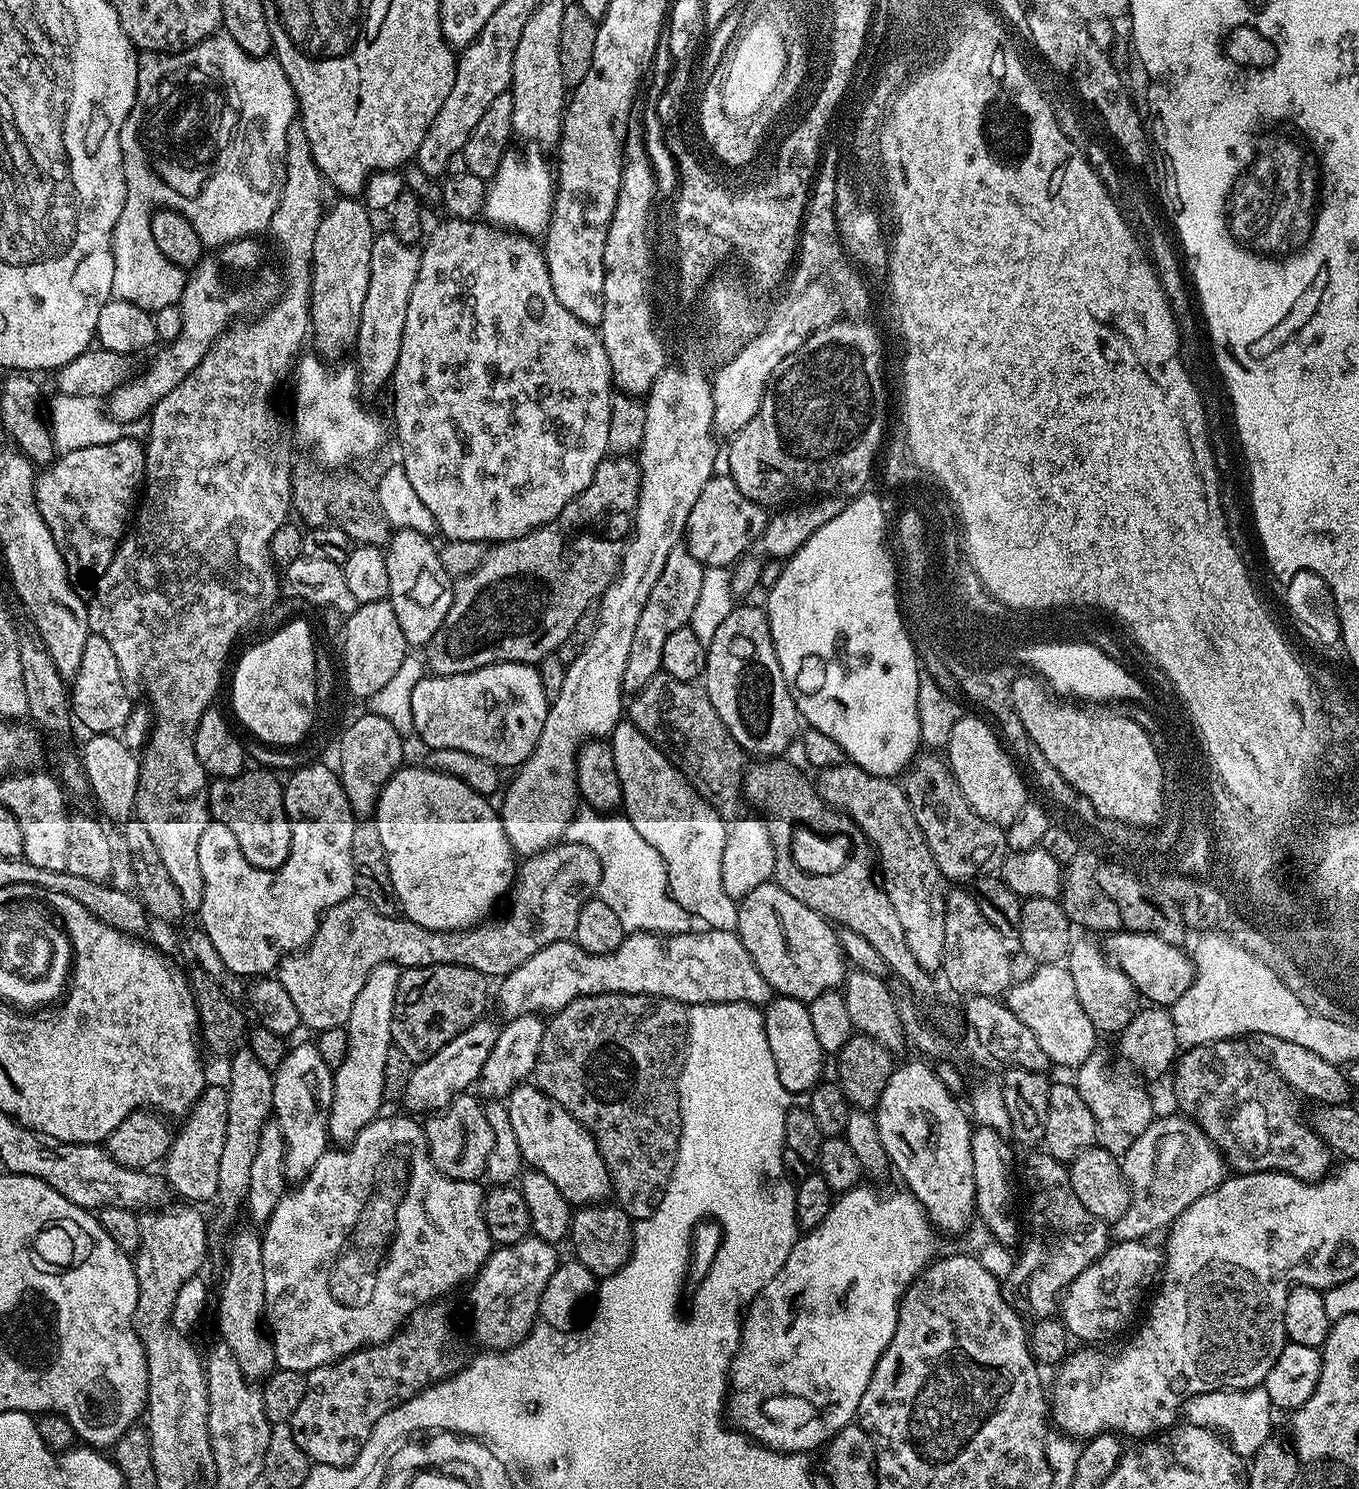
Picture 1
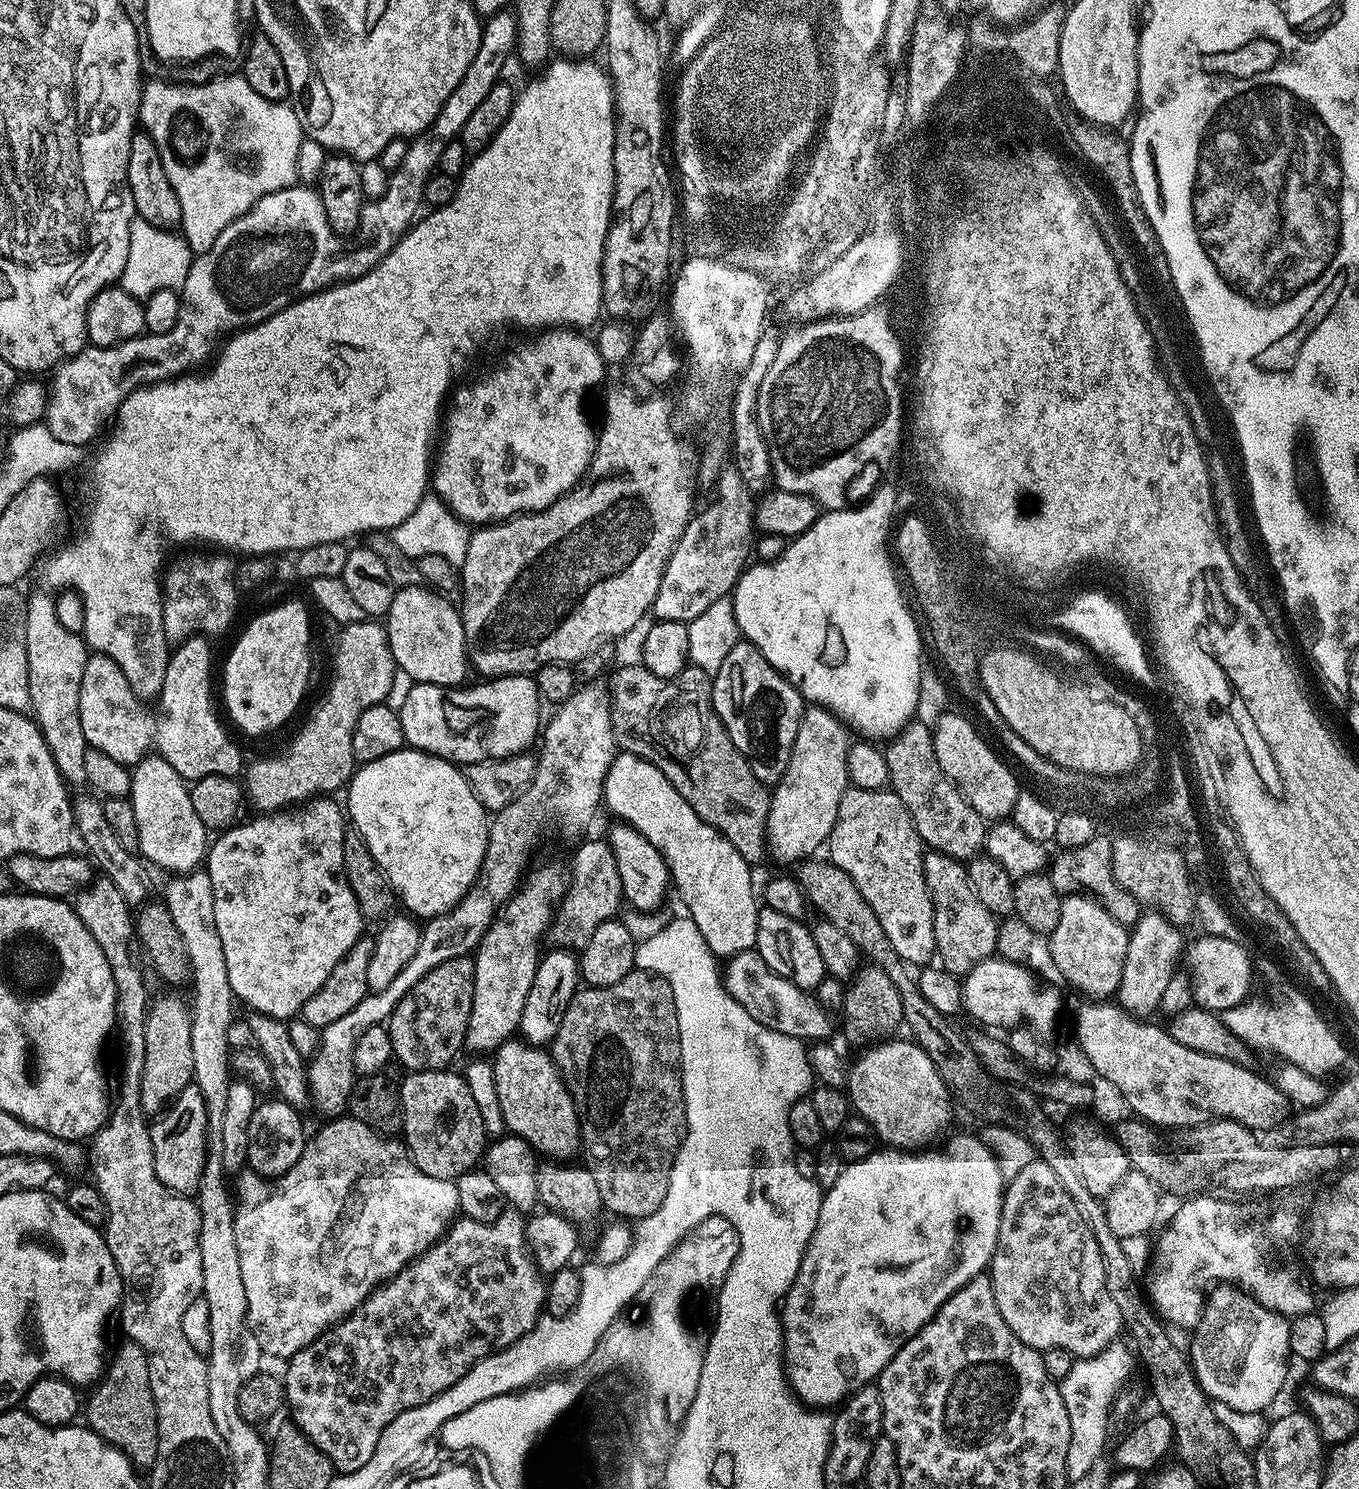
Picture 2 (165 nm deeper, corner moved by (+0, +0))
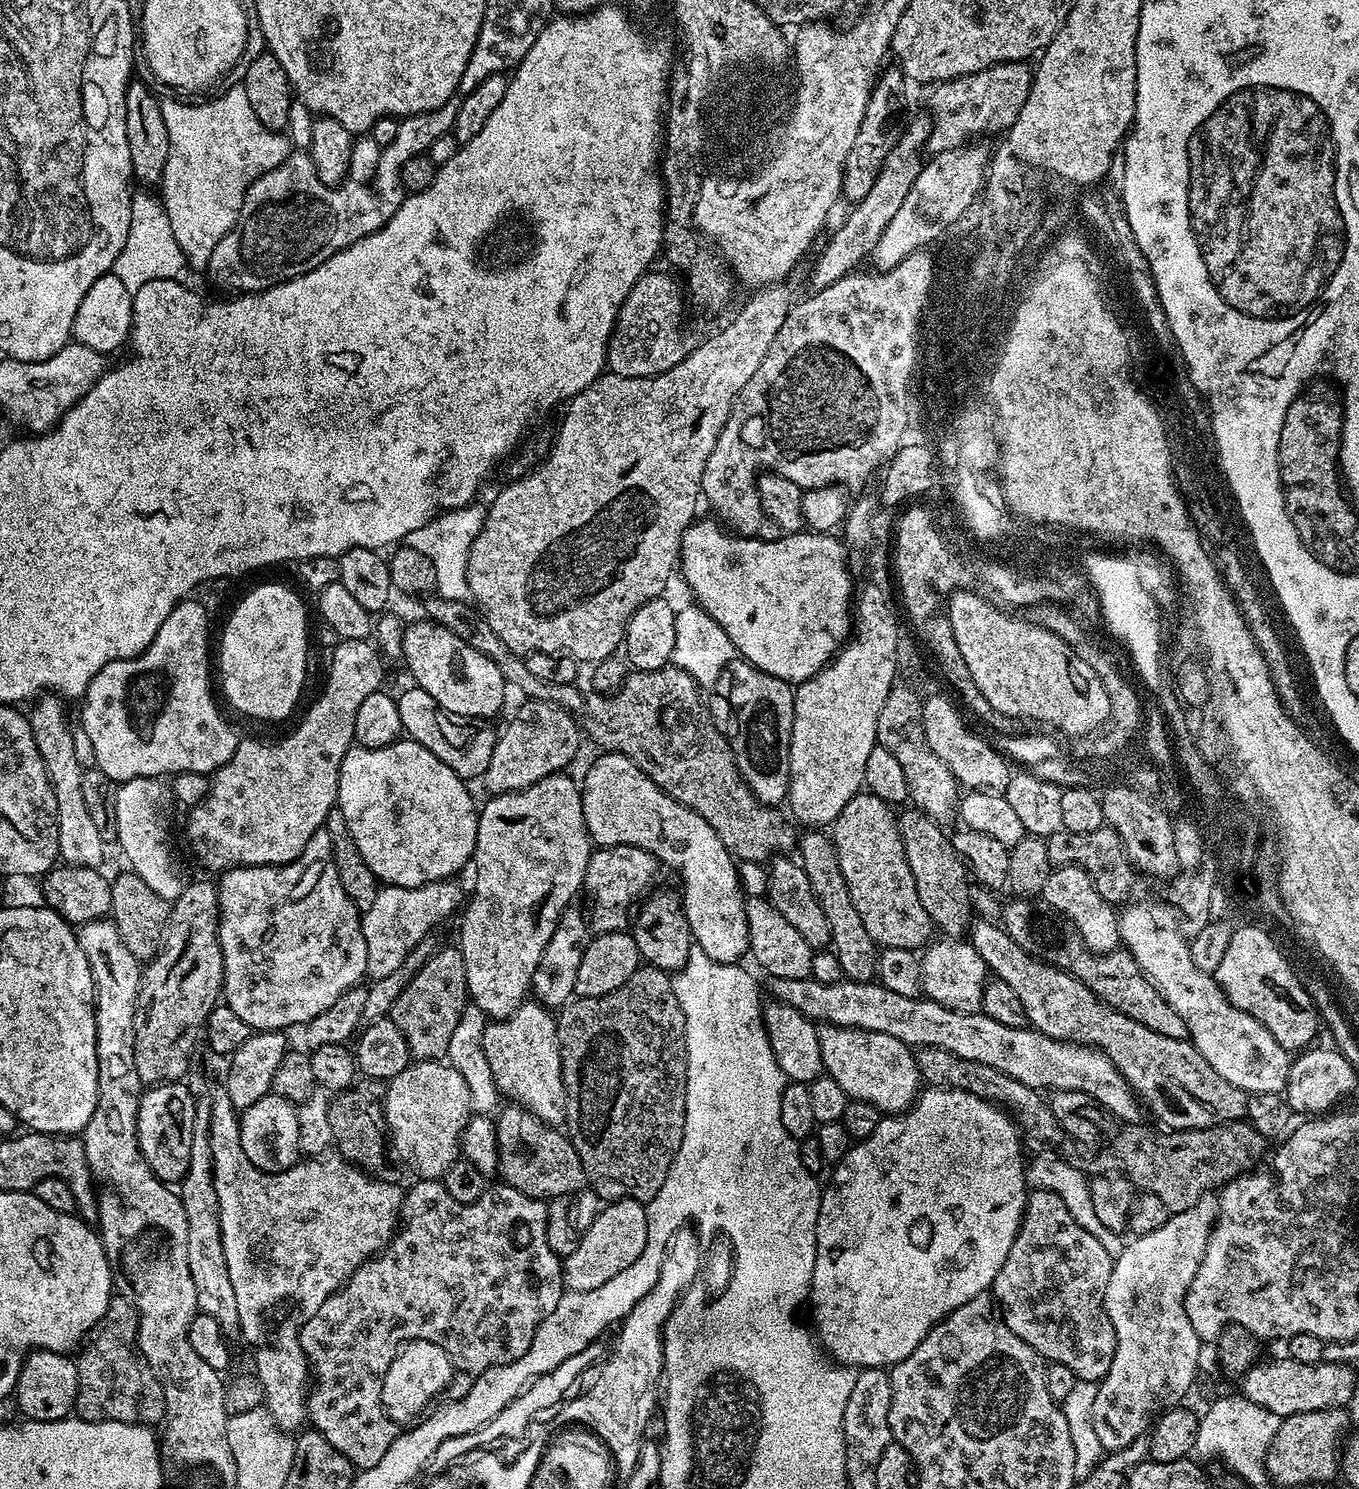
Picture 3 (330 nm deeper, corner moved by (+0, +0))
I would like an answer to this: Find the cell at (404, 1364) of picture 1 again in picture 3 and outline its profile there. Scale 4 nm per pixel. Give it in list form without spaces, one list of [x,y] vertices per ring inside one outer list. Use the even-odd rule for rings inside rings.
[[[417,1179],[416,1185],[405,1191],[404,1204],[400,1208],[400,1219],[398,1221],[398,1234],[392,1237],[389,1244],[382,1251],[377,1252],[375,1256],[368,1259],[365,1264],[353,1273],[352,1277],[338,1289],[322,1306],[311,1309],[308,1321],[300,1324],[300,1340],[305,1358],[310,1365],[310,1387],[306,1397],[306,1416],[310,1421],[311,1427],[317,1432],[321,1432],[338,1450],[351,1462],[357,1469],[363,1470],[374,1466],[382,1459],[382,1454],[390,1450],[390,1442],[398,1435],[398,1424],[395,1420],[384,1412],[382,1400],[383,1379],[386,1378],[384,1369],[388,1367],[388,1361],[392,1357],[393,1348],[396,1348],[397,1341],[403,1340],[404,1336],[416,1336],[416,1343],[425,1343],[426,1338],[430,1342],[436,1343],[446,1352],[452,1360],[453,1382],[451,1391],[453,1393],[464,1395],[469,1392],[470,1386],[480,1377],[486,1369],[491,1368],[494,1364],[506,1364],[510,1360],[522,1358],[526,1350],[534,1342],[534,1334],[538,1326],[554,1310],[554,1306],[560,1301],[566,1289],[563,1282],[563,1270],[561,1268],[561,1257],[556,1255],[554,1250],[550,1250],[550,1242],[546,1238],[546,1222],[548,1221],[548,1205],[539,1196],[527,1196],[522,1194],[522,1190],[514,1190],[503,1182],[495,1186],[489,1186],[478,1198],[478,1202],[463,1204],[454,1202],[450,1194],[446,1194],[443,1183],[437,1180]]]

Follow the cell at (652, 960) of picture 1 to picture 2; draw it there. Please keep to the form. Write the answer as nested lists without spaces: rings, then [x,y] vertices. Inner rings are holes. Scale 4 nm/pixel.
[[[755,950],[737,952],[722,968],[722,983],[730,998],[738,1002],[754,1018],[754,1022],[762,1022],[770,1030],[778,1030],[778,1034],[786,1034],[790,1038],[798,1038],[805,1042],[824,1042],[832,1032],[832,1020],[828,1009],[816,1001],[809,989],[794,986],[786,978],[782,978],[760,957]]]

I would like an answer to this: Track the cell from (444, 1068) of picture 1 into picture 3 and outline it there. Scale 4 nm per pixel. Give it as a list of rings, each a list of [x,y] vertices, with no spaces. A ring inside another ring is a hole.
[[[568,774],[547,776],[534,782],[534,786],[530,786],[526,790],[507,792],[501,796],[488,798],[488,801],[482,804],[479,809],[476,821],[478,822],[478,838],[471,858],[474,868],[476,864],[476,885],[472,888],[472,901],[469,902],[468,909],[464,912],[464,921],[460,924],[458,947],[466,962],[466,986],[468,987],[469,1001],[476,1004],[478,1010],[482,1010],[489,1021],[505,1020],[510,1014],[514,1014],[514,1010],[518,1010],[518,1006],[522,1006],[529,999],[534,970],[538,970],[538,958],[542,958],[542,950],[546,950],[546,942],[550,942],[550,938],[554,934],[556,924],[560,920],[560,913],[575,901],[572,899],[575,898],[576,892],[578,896],[578,893],[583,889],[586,866],[594,848],[590,843],[588,827],[584,821],[584,798],[581,785],[577,781],[575,784]]]

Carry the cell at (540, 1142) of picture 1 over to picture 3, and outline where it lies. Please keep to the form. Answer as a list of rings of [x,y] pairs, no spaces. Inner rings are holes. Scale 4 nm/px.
[[[526,1002],[514,1010],[505,1020],[493,1020],[485,1023],[482,1034],[482,1050],[486,1053],[486,1062],[490,1062],[490,1071],[494,1073],[496,1089],[505,1101],[520,1105],[542,1122],[560,1126],[568,1119],[566,1114],[566,1086],[562,1078],[560,1047],[556,1033],[556,1016],[544,1005]]]

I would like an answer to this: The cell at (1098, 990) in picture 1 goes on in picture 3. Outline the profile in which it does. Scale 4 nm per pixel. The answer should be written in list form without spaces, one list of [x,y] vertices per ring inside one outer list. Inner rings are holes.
[[[1068,864],[1064,868],[1053,868],[1050,878],[1046,878],[1046,886],[1042,893],[1043,903],[1053,912],[1065,916],[1078,930],[1084,947],[1091,952],[1103,954],[1115,952],[1121,947],[1118,912],[1111,904],[1107,904],[1094,890],[1094,882],[1080,868]]]

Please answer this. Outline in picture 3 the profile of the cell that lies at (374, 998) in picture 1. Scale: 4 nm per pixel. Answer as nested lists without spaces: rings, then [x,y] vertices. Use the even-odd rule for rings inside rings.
[[[451,879],[440,880],[437,884],[423,884],[417,888],[381,887],[378,898],[362,914],[360,925],[366,938],[367,975],[372,980],[394,974],[408,955],[423,940],[429,939],[431,928],[436,928],[456,908],[460,900],[460,888]]]

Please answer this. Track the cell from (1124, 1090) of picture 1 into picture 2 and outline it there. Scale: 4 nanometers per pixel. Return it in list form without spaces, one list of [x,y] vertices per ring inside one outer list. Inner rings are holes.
[[[1165,916],[1160,920],[1148,920],[1148,928],[1144,928],[1148,936],[1136,944],[1136,952],[1144,956],[1144,964],[1132,964],[1132,948],[1126,946],[1126,962],[1122,966],[1122,982],[1114,997],[1115,1003],[1133,1018],[1148,1018],[1153,1011],[1159,1009],[1162,993],[1170,982],[1173,972],[1177,971],[1176,958],[1185,951],[1186,943],[1180,937],[1181,929],[1171,924]]]

